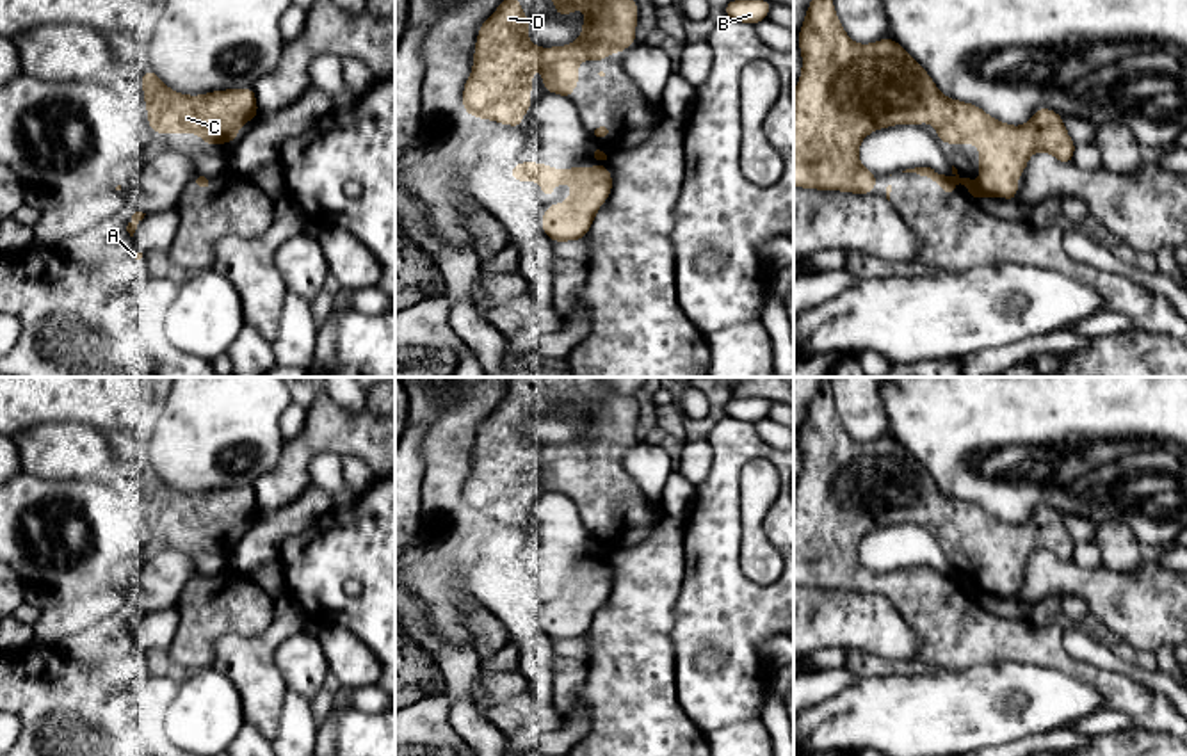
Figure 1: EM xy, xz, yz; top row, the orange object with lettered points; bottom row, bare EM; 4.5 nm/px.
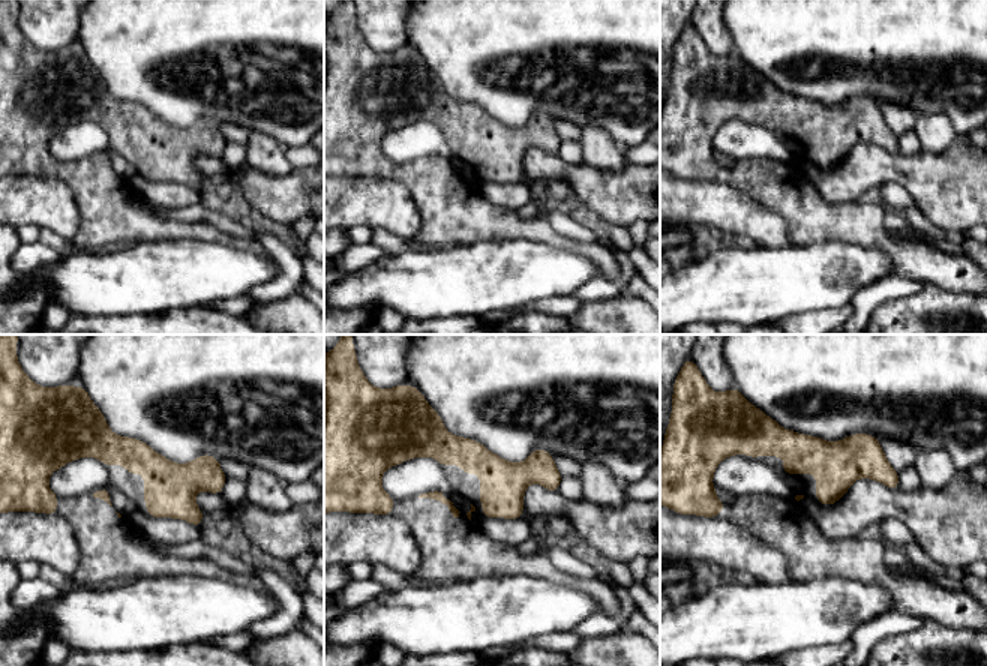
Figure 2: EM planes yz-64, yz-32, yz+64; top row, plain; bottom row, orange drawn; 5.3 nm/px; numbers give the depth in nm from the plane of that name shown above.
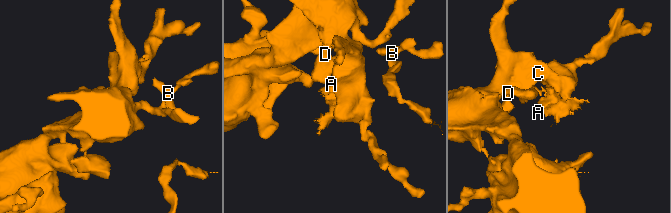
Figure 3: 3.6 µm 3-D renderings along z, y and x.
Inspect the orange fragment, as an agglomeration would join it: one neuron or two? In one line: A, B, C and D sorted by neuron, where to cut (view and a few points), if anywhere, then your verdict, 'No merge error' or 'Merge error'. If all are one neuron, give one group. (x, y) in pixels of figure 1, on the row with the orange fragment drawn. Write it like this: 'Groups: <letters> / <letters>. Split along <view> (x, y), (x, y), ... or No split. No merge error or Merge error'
Groups: A B C D. No split. No merge error

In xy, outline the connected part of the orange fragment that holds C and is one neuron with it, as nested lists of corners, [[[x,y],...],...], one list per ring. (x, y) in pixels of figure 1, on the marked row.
[[[151,69],[141,85],[153,133],[199,133],[205,144],[233,144],[238,128],[260,114],[253,87],[189,96],[169,89]]]

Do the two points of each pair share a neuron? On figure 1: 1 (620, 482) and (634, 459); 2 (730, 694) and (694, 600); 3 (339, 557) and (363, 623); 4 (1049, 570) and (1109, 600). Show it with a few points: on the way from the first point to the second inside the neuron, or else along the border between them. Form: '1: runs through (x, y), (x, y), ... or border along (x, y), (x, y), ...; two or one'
1: border along (621, 452), (623, 470), (655, 502); two
2: runs through (735, 671), (735, 641), (718, 623); one
3: runs through (337, 573), (337, 596), (347, 607); one
4: runs through (1063, 579), (1095, 586); one

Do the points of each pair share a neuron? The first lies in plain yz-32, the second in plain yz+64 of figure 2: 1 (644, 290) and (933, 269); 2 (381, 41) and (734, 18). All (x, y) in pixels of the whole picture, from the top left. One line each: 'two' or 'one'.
1: one
2: two

